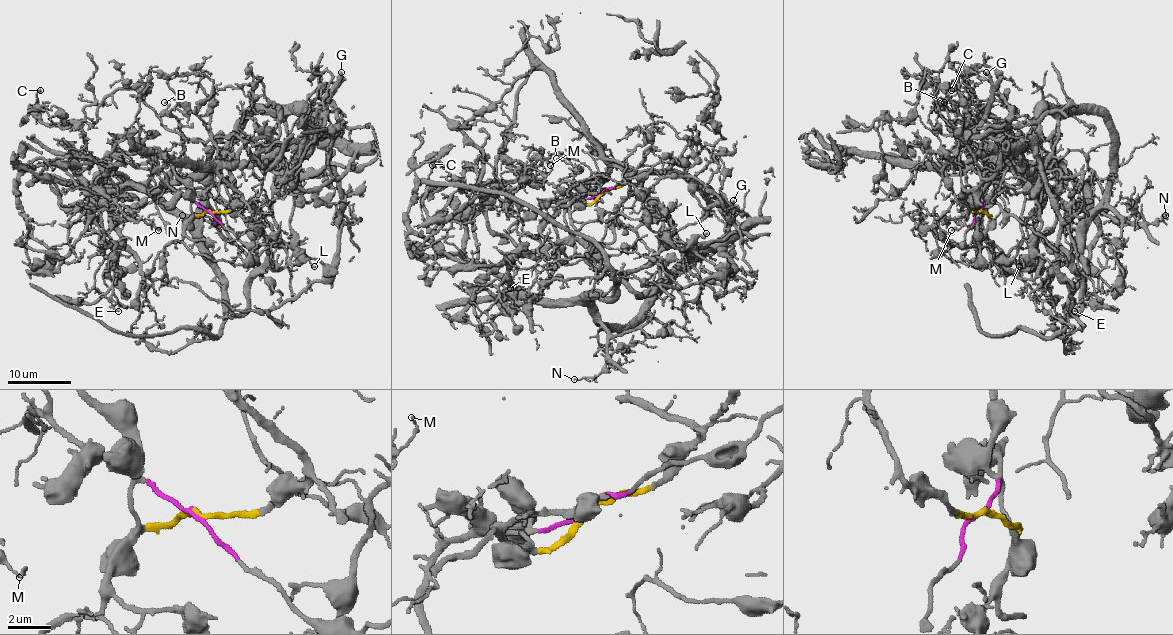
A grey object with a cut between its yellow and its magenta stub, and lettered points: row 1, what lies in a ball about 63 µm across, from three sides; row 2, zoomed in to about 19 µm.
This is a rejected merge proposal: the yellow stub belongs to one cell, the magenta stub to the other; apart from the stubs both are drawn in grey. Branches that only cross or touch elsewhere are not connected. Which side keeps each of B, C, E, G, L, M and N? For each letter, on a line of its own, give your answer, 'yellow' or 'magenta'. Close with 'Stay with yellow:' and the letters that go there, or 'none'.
B: magenta
C: yellow
E: magenta
G: yellow
L: magenta
M: yellow
N: magenta
Stay with yellow: C, G, M

